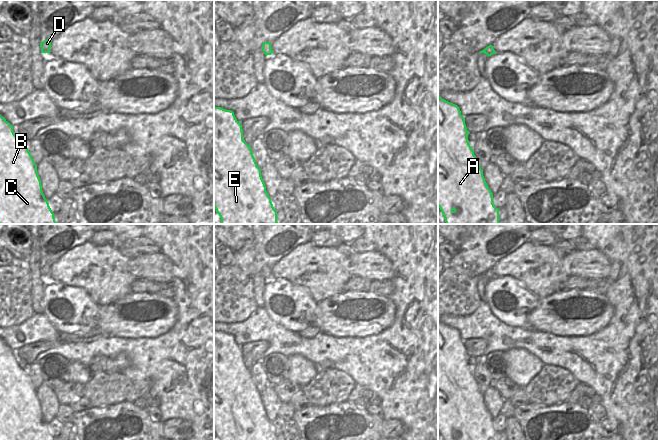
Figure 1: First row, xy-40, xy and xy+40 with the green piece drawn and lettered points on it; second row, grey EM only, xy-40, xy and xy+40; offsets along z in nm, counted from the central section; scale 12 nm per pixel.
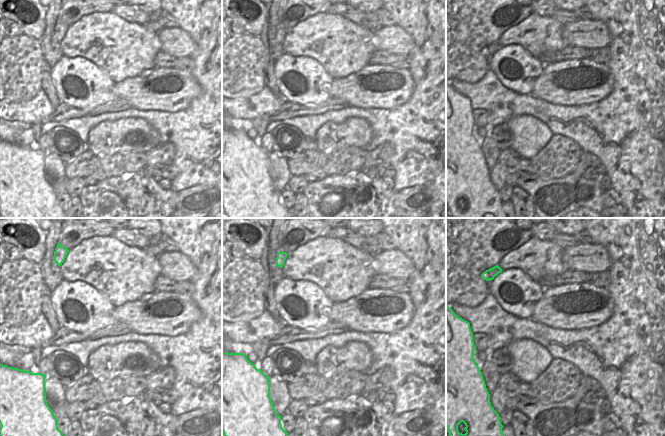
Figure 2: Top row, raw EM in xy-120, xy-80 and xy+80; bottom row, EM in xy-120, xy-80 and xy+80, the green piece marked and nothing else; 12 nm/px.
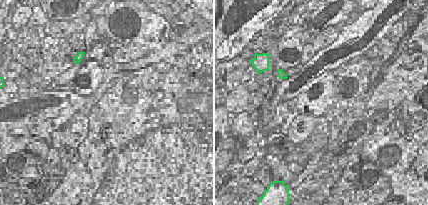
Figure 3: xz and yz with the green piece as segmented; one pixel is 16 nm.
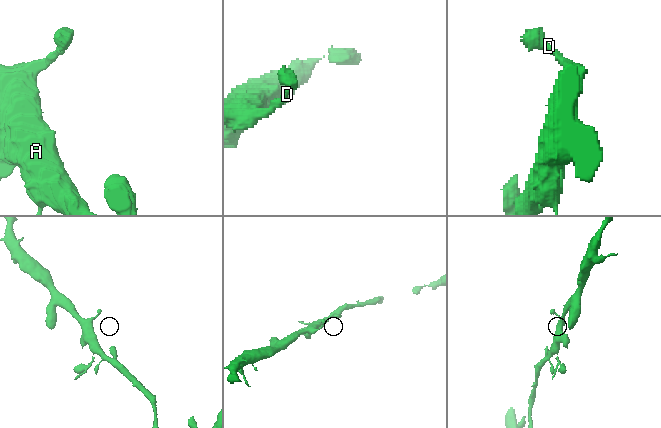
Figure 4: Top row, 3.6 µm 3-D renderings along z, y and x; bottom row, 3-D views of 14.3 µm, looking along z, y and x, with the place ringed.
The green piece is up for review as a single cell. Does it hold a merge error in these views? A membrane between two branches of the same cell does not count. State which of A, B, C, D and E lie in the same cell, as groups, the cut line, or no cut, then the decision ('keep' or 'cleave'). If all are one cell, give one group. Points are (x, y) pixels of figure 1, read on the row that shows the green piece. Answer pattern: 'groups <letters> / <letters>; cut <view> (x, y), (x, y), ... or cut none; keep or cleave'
groups A B C D E; cut none; keep

